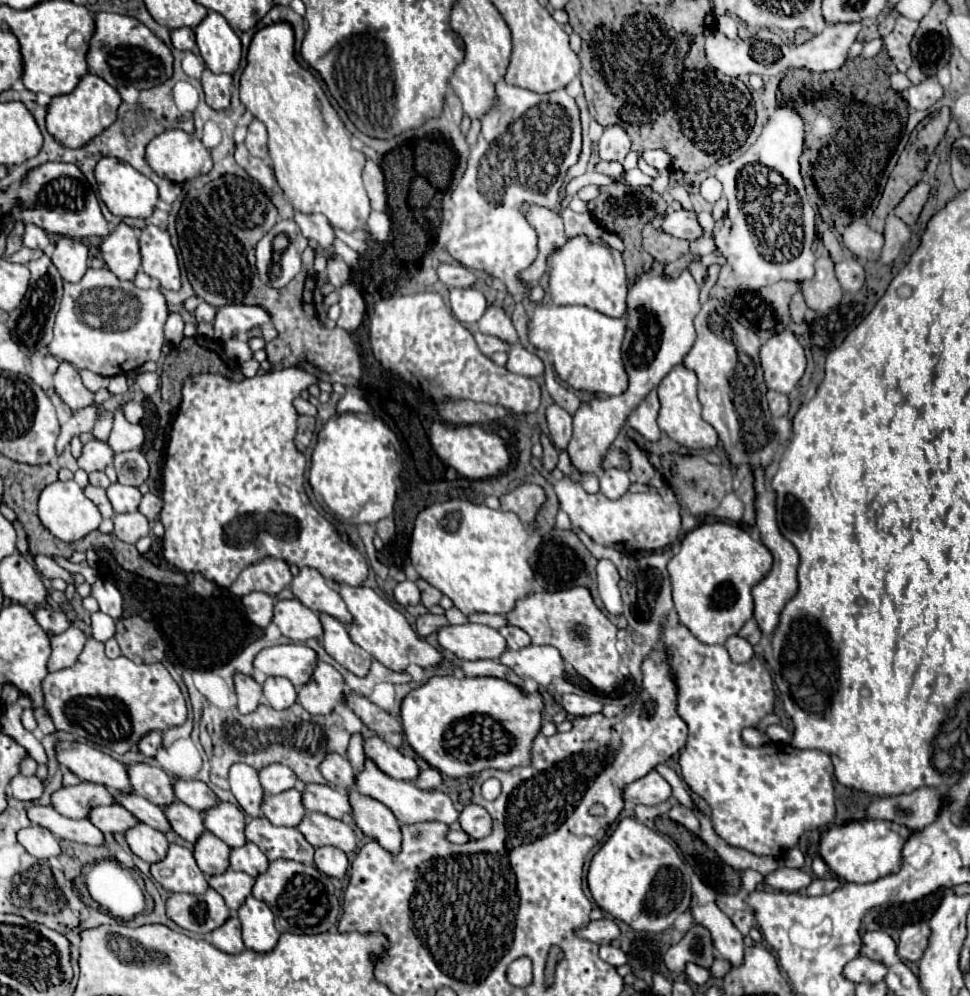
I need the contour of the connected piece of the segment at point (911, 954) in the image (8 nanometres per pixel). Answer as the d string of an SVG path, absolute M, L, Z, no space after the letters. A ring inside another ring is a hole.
M927 921L907 925L901 931L897 953L905 961L919 961L923 957L925 949L929 947L929 937L931 937L931 929L929 929Z

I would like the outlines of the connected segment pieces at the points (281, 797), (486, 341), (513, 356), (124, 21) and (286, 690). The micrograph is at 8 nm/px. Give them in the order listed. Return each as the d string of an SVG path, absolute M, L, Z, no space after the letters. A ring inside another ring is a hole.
M287 789L277 795L263 795L261 813L273 823L273 825L285 825L285 827L297 827L305 815L305 807L301 803L301 791Z
M475 333L475 341L485 355L493 355L495 351L509 351L511 349L511 345L507 341L501 341L499 337L485 335L485 333Z
M513 345L513 349L509 351L509 361L505 365L511 373L517 375L527 375L527 377L537 377L543 373L543 361L529 353L523 345Z
M95 13L95 31L89 39L85 61L93 73L109 85L133 85L135 89L151 89L167 81L173 73L173 55L169 47L157 39L141 21L119 13Z
M267 677L263 683L263 697L273 709L281 711L297 701L297 691L285 677Z

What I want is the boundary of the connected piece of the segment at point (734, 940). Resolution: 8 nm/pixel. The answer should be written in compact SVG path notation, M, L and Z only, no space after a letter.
M695 905L691 915L695 923L709 929L721 959L727 959L731 965L739 965L743 961L743 935L717 905Z

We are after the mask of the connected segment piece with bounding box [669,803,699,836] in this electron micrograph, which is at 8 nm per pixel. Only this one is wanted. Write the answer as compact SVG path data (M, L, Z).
M675 803L673 809L669 811L669 819L675 821L675 823L679 823L679 825L683 825L683 827L687 827L691 833L699 835L699 819L691 813L691 809Z

